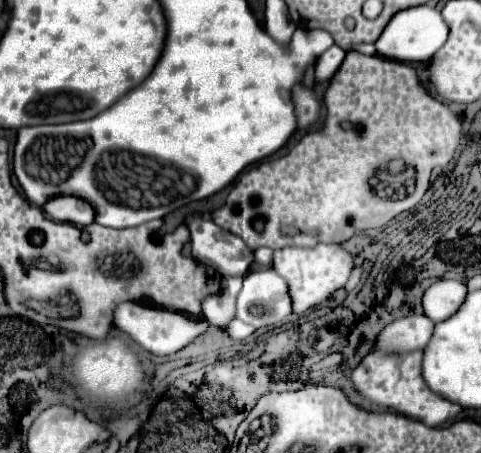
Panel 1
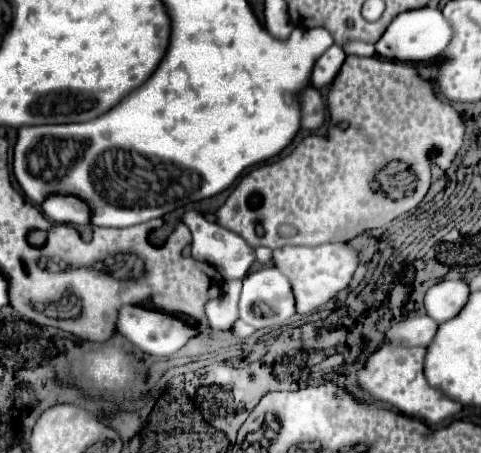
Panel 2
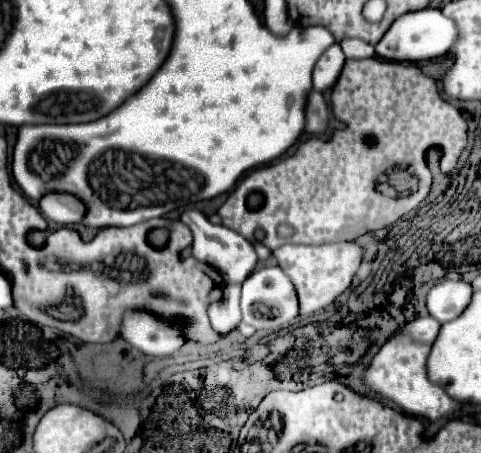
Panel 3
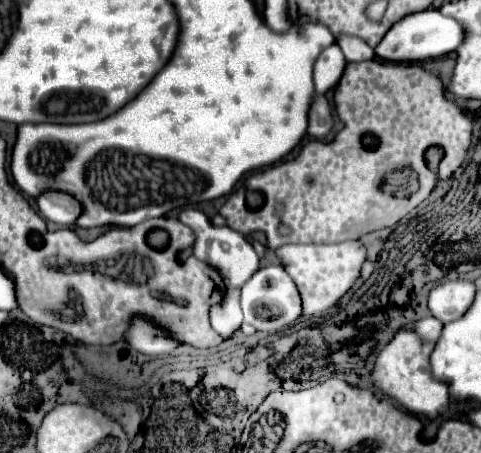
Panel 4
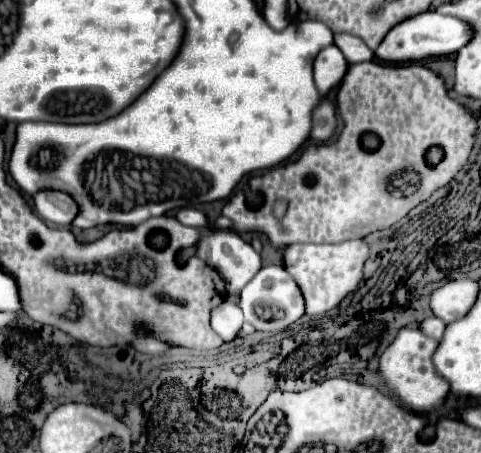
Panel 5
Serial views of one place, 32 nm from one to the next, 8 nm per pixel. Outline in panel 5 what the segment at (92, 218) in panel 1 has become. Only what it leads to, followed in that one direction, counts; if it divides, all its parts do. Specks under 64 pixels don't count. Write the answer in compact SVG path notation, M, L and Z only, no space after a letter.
M44 190L34 194L34 210L44 222L58 226L70 226L78 216L78 204L72 196L56 190Z

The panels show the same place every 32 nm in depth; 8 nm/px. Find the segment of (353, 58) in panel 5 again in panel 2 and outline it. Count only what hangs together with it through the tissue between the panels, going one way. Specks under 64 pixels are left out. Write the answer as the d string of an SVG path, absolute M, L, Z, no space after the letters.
M352 42L352 44L346 44L344 50L346 50L346 54L360 54L360 56L372 56L372 54L376 54L374 44L366 44L366 42Z

